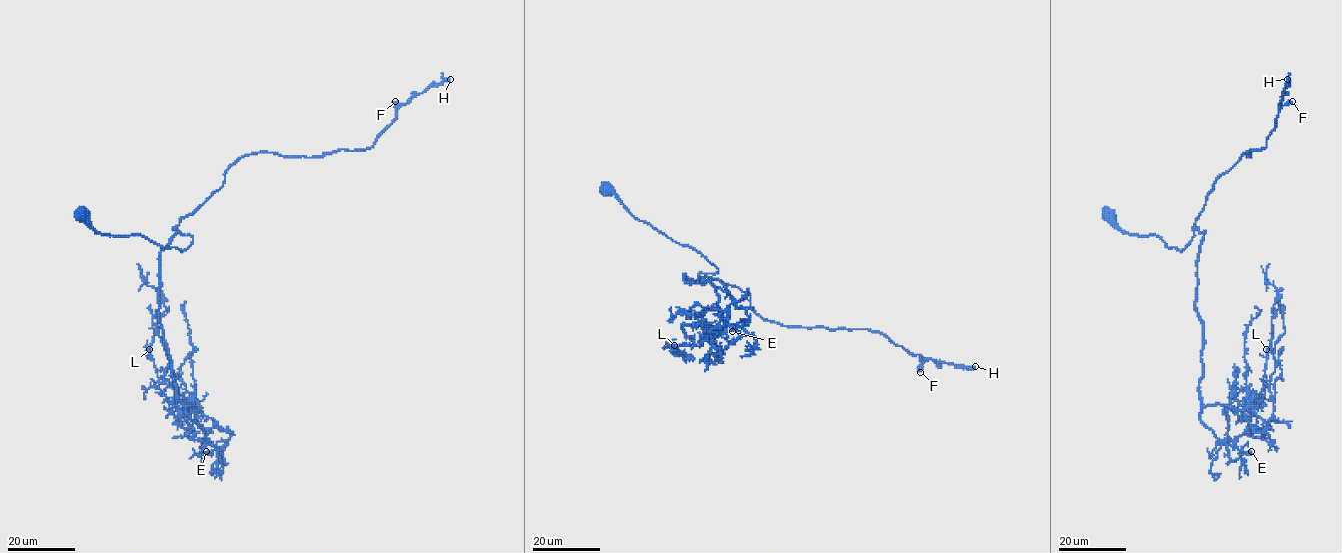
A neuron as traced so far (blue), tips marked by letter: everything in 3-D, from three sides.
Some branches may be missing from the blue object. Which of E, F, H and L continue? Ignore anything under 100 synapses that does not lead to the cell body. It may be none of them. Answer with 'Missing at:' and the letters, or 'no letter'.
Missing at: H

